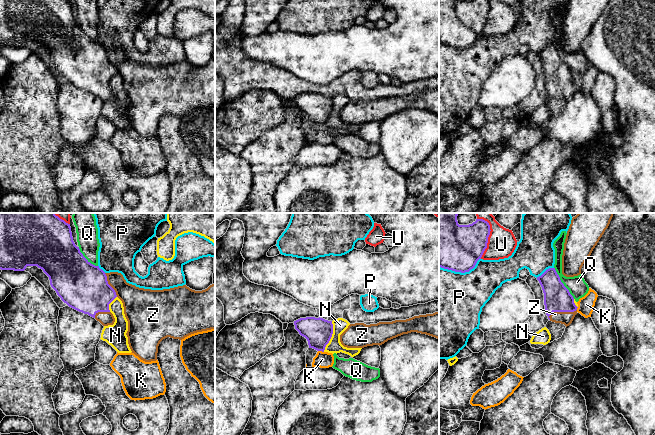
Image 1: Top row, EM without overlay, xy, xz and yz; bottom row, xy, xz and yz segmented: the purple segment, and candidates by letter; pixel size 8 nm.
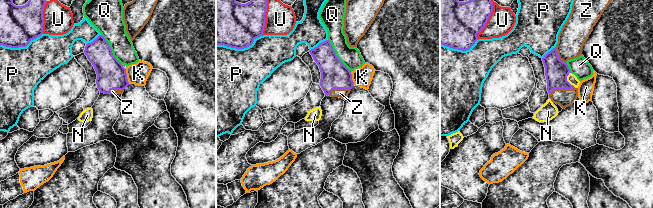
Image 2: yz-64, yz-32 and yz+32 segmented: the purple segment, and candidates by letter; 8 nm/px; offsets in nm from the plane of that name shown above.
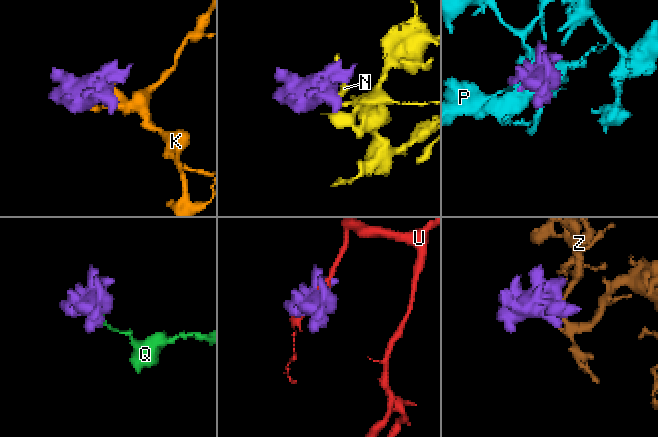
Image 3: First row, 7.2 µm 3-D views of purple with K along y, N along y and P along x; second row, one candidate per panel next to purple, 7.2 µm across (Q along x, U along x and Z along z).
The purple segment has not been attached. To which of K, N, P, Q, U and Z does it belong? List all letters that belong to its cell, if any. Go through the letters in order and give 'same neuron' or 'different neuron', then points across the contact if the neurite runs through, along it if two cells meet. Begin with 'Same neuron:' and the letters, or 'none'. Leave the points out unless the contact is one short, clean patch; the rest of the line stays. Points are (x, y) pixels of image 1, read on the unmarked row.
Same neuron: Z
K: different neuron
N: different neuron; border xz (332, 97), (332, 112), (323, 127)
P: different neuron
Q: different neuron
U: different neuron
Z: same neuron

